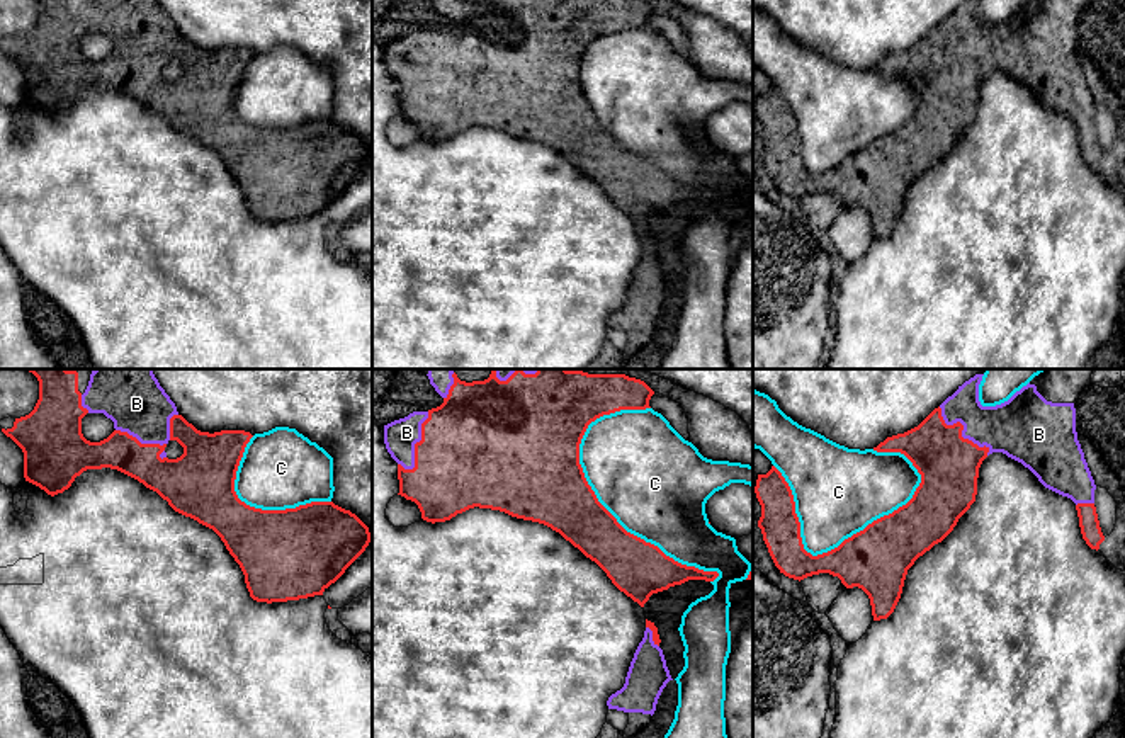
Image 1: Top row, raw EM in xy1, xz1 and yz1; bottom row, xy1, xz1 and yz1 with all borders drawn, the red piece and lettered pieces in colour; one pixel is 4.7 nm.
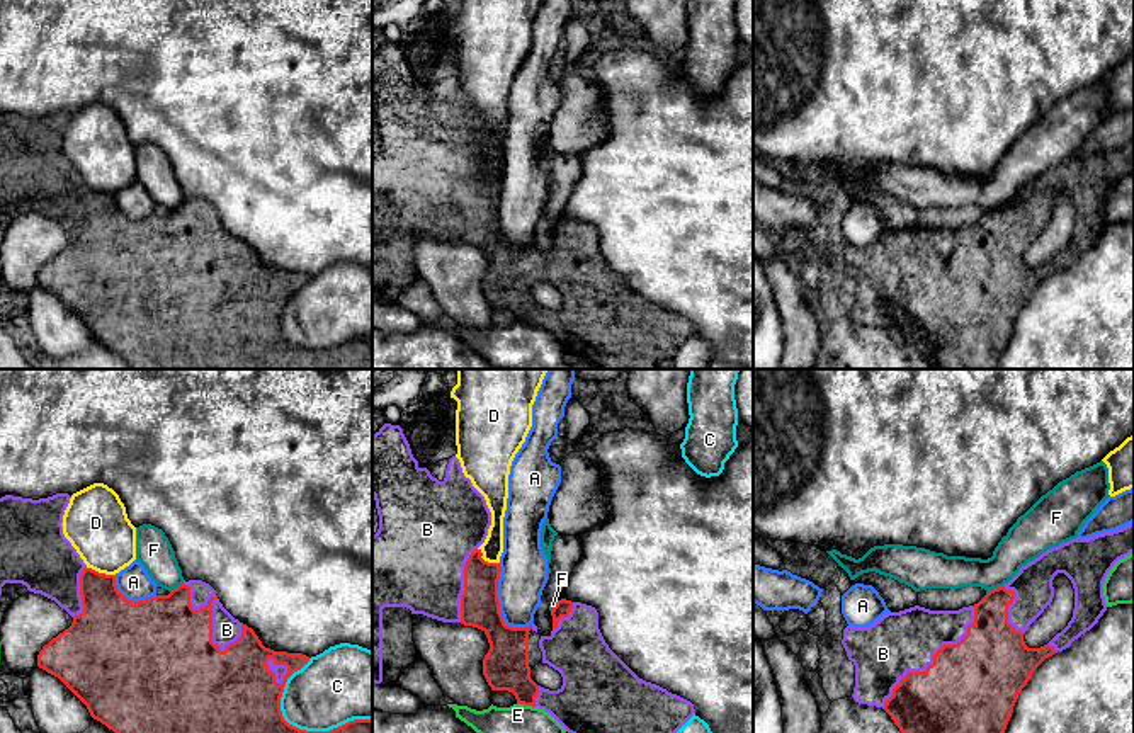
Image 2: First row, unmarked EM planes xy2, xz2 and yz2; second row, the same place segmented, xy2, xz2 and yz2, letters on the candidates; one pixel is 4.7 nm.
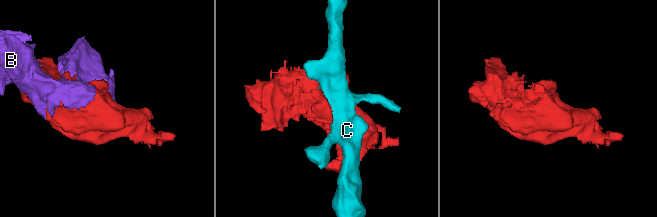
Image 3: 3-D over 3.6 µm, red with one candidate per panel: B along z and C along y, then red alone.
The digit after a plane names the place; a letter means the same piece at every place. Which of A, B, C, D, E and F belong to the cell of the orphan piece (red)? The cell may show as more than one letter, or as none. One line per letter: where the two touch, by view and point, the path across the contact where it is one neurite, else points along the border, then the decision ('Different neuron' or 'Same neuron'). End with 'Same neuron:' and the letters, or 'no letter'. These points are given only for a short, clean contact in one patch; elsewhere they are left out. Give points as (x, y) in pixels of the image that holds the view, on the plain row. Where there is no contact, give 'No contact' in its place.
A: Touches red at xz2 (498, 223). Different neuron
B: Touches red at xy2 (211, 227). Same neuron
C: Touches red at xz1 (621, 145). Different neuron
D: Touches red at xz2 (487, 181). Different neuron
E: Touches red at xz2 (526, 323). Boundary: xz2 (517, 322), (534, 327). Different neuron
F: Touches red at yz2 (993, 208). Boundary: yz2 (1002, 204), (986, 211). Different neuron
Same neuron: B

